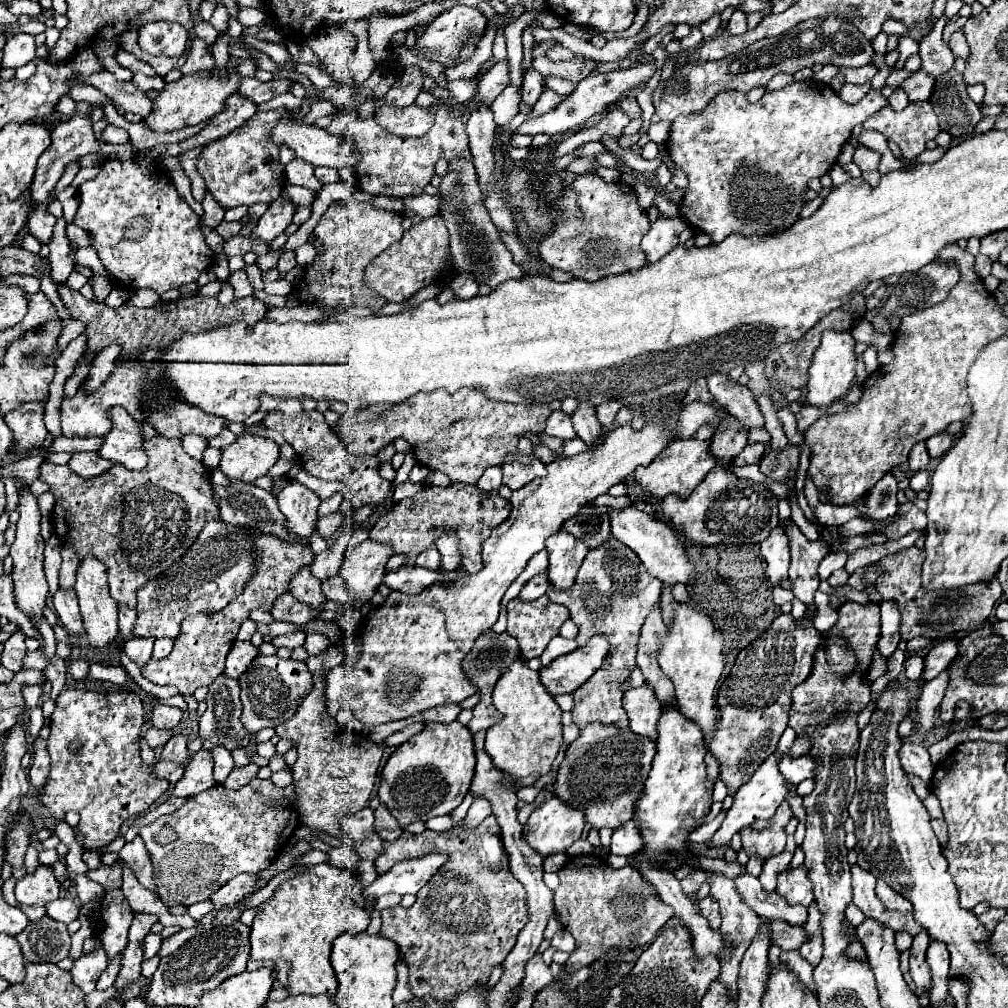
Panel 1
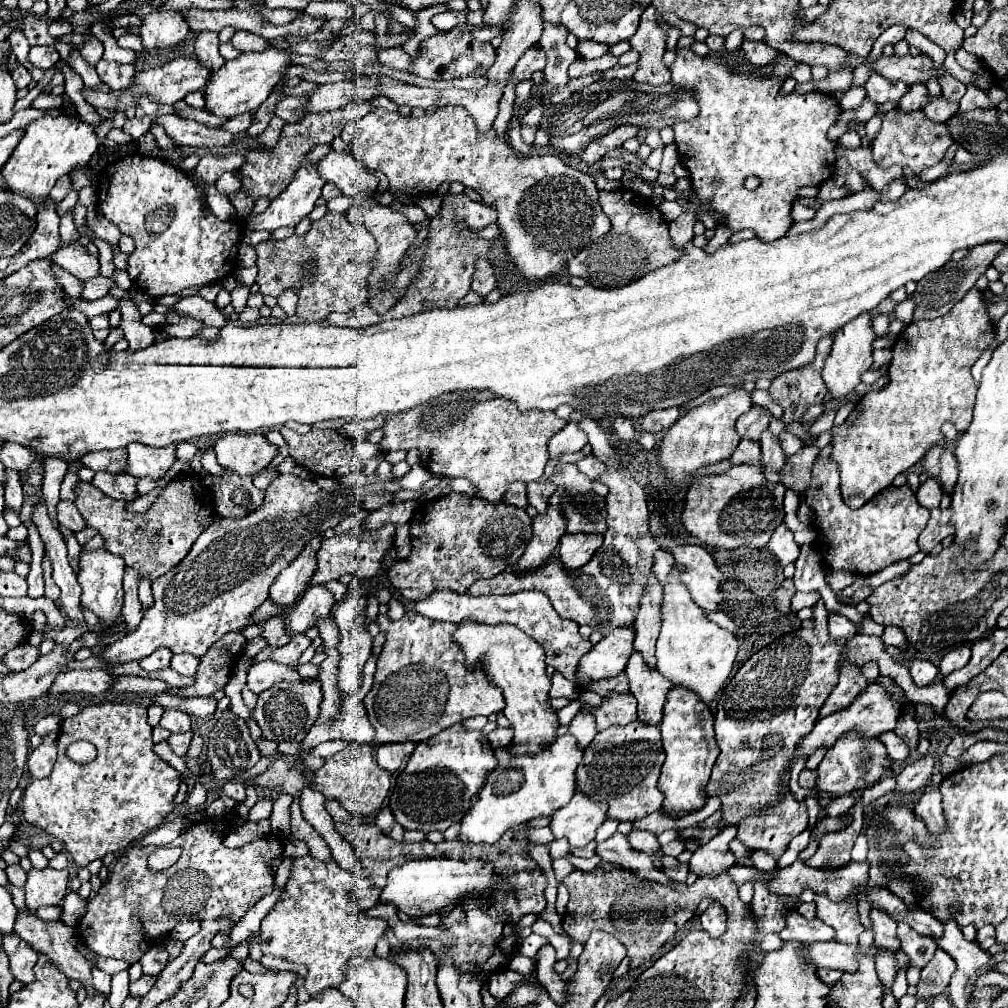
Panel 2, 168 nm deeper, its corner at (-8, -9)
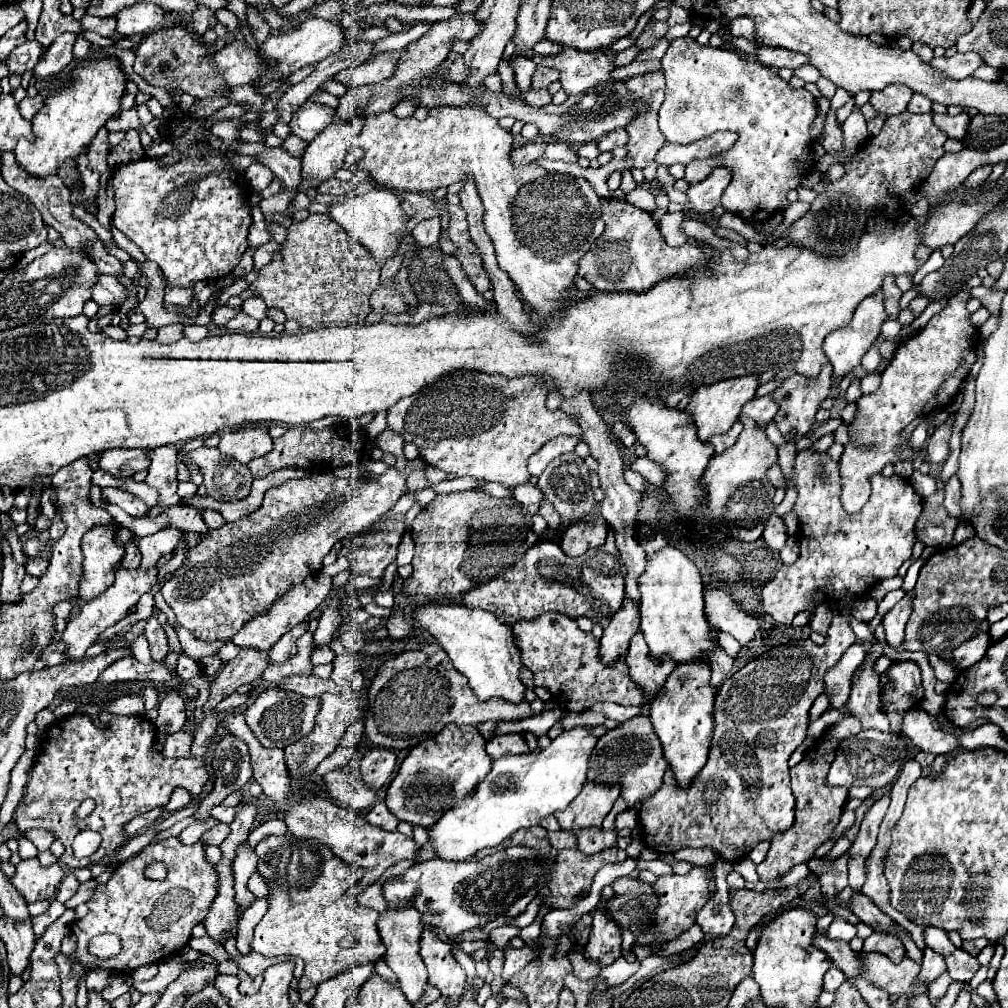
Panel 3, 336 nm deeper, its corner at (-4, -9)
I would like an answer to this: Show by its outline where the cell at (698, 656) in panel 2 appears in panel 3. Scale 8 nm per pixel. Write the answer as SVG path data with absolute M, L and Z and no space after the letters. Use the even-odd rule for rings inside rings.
M665 546L659 552L647 556L645 572L637 578L637 586L641 592L639 610L641 610L641 632L645 634L645 642L653 656L669 654L675 662L689 662L699 654L709 656L711 664L711 684L717 686L731 672L733 660L711 640L711 626L705 618L705 602L703 602L703 582L699 568L677 548Z

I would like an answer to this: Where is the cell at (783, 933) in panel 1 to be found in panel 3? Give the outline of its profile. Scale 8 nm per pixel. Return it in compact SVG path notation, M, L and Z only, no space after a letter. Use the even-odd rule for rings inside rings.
M859 952L859 960L865 966L863 978L871 980L875 986L887 990L889 994L905 994L909 998L927 992L927 984L919 980L921 966L911 958L903 958L899 964L893 964L883 954L867 954Z

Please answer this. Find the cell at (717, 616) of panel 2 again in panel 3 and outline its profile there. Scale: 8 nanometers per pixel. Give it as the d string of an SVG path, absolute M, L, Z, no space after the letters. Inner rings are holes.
M720 632L719 643L725 652L733 658L737 658L741 650L741 646L737 640L735 640L731 635Z

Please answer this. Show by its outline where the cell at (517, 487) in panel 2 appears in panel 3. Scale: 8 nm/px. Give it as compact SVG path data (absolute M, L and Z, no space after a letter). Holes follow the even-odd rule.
M527 482L527 484L519 484L519 486L513 488L513 498L517 502L521 502L525 508L529 508L531 514L537 514L539 506L541 506L541 500L545 496L543 496L543 492L537 486L533 486L533 484Z

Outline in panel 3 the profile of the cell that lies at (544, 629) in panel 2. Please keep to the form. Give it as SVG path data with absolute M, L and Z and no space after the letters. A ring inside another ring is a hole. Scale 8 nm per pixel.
M547 612L537 620L511 624L519 644L521 662L535 674L535 686L543 686L551 692L555 706L565 712L583 712L597 702L615 702L621 706L643 706L645 694L631 680L625 656L617 658L611 666L605 666L599 658L599 640L591 632L583 632L575 620Z

